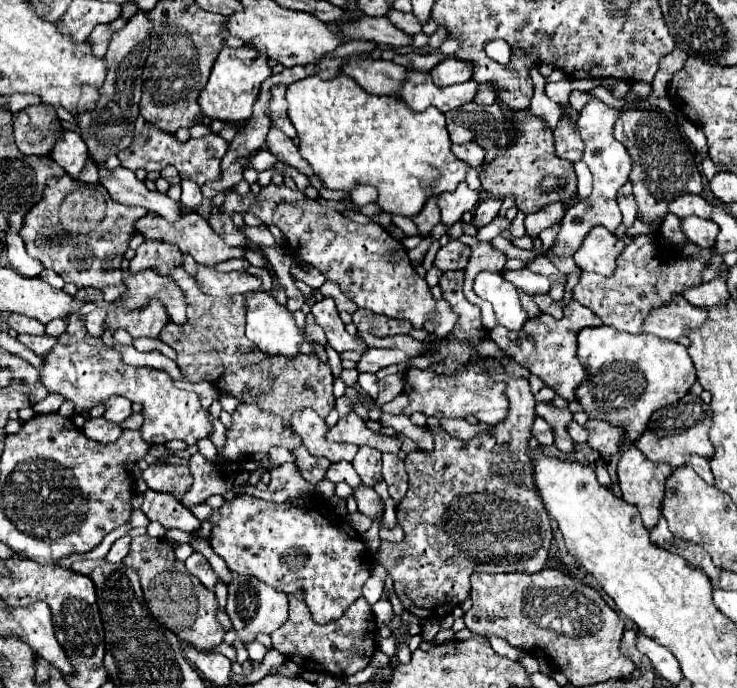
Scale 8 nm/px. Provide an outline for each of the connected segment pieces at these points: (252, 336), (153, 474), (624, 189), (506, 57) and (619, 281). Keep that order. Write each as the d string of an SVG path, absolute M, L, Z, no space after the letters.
M258 291L258 293L246 293L244 295L244 307L246 307L246 337L262 351L266 353L280 353L286 357L298 355L298 345L304 341L302 333L298 333L298 327L290 315L290 311L280 305L272 293Z
M150 465L144 473L142 479L146 485L154 491L168 491L174 497L182 499L184 493L192 485L192 475L188 467L178 467L178 465Z
M628 180L618 191L618 207L622 211L622 223L624 227L630 227L632 221L636 221L638 217L638 207L632 192L632 184Z
M500 39L490 41L490 43L484 47L484 51L486 51L486 55L488 55L490 59L494 59L494 61L498 61L498 63L502 63L502 65L508 65L508 61L510 61L510 45L508 45L506 41L500 41Z
M638 235L626 247L626 251L618 257L618 267L614 277L602 277L596 273L582 273L580 281L576 283L576 299L592 309L604 325L616 327L618 331L626 333L642 333L642 319L654 307L668 305L674 293L682 293L688 287L696 287L702 283L700 273L710 265L712 251L694 247L686 243L686 247L672 251L670 247L658 243L654 237Z

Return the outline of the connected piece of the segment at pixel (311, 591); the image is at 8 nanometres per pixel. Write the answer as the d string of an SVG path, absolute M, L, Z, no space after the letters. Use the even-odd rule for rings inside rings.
M236 495L232 501L224 501L220 509L214 509L208 521L214 525L210 531L210 545L214 553L226 561L232 573L252 575L286 595L302 591L316 623L328 623L342 617L362 595L362 585L370 577L370 551L362 543L362 537L352 529L346 517L334 513L328 503L316 495L298 497L286 503Z

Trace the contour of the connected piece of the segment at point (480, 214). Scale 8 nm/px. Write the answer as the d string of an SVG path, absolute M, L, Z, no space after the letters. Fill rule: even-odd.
M494 197L482 201L482 203L476 207L476 211L474 211L472 223L474 223L478 229L484 227L484 225L488 225L488 223L498 215L500 205L502 205L502 201L500 201L500 199L494 199Z

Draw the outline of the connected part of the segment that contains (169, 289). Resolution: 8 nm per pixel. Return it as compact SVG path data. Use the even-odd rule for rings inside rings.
M140 271L136 275L124 277L124 287L126 293L120 299L128 311L144 309L150 299L160 299L170 321L178 325L186 321L182 289L168 275L158 275L156 271Z

